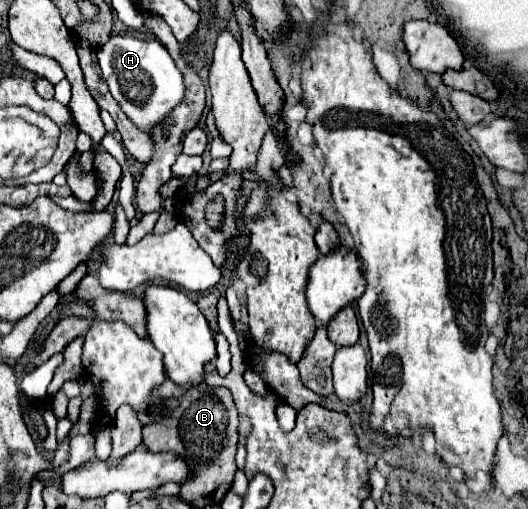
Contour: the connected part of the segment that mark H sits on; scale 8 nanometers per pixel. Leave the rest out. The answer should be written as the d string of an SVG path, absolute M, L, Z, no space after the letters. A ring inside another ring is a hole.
M112 34L110 42L98 50L98 64L112 96L122 106L124 114L144 132L150 132L150 128L162 122L166 114L182 100L182 74L174 66L174 60L170 58L164 44L160 44L156 38L142 40L134 36Z

